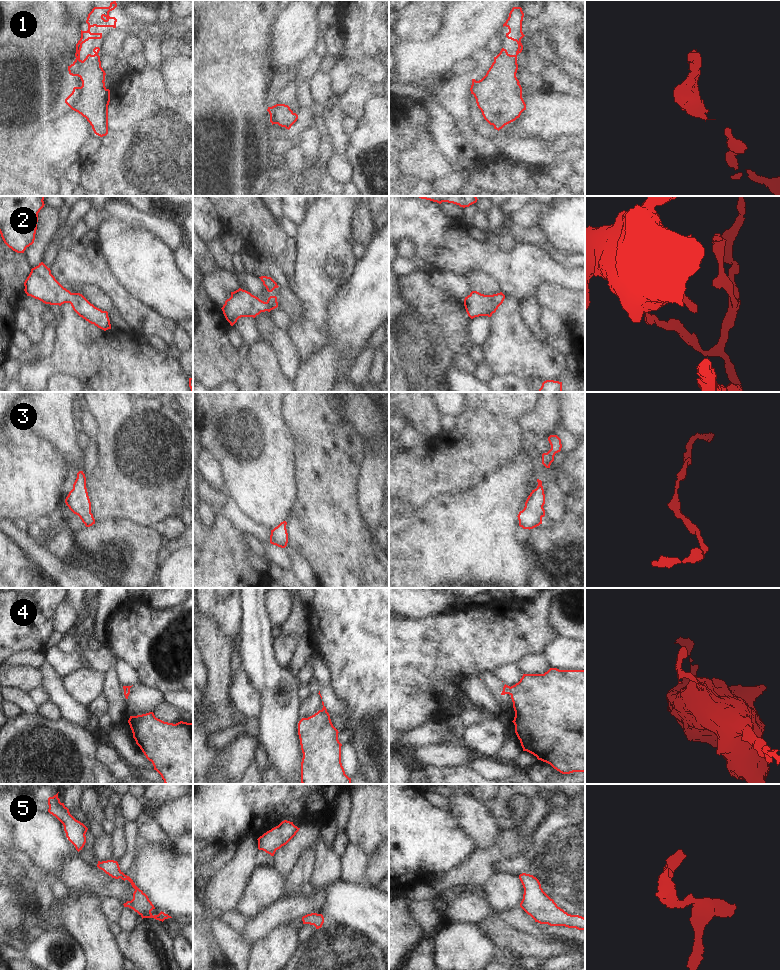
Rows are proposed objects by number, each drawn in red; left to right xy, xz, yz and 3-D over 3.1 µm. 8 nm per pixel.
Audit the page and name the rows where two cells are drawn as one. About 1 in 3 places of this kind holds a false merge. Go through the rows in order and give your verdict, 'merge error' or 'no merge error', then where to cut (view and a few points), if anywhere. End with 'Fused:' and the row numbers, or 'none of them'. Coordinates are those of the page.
1: no merge error; no cut
2: no merge error; no cut
3: no merge error; no cut
4: merge error; cut in yz along (511, 687), (509, 694)
5: no merge error; no cut
Fused: 4

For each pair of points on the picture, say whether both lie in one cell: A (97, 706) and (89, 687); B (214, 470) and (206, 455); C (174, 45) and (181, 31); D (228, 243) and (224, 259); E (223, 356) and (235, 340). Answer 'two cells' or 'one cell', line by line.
A: two cells
B: one cell
C: two cells
D: two cells
E: two cells

